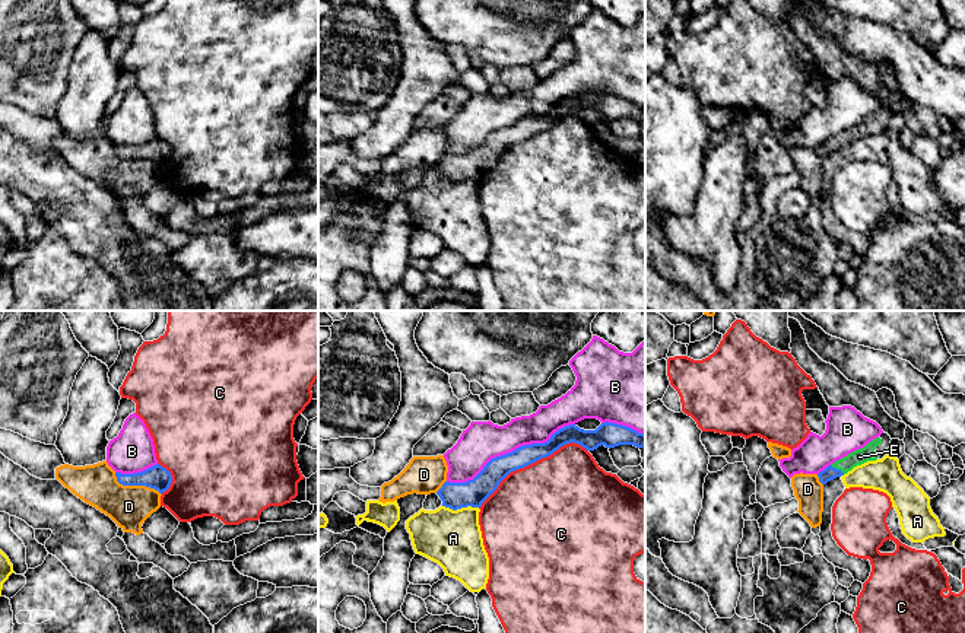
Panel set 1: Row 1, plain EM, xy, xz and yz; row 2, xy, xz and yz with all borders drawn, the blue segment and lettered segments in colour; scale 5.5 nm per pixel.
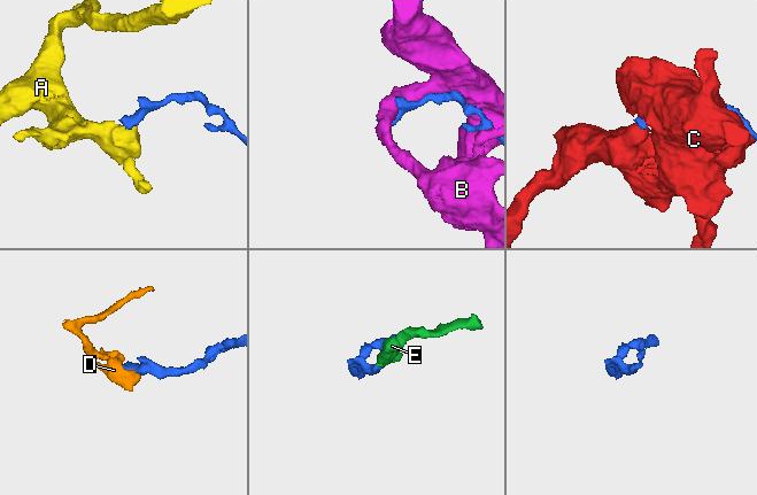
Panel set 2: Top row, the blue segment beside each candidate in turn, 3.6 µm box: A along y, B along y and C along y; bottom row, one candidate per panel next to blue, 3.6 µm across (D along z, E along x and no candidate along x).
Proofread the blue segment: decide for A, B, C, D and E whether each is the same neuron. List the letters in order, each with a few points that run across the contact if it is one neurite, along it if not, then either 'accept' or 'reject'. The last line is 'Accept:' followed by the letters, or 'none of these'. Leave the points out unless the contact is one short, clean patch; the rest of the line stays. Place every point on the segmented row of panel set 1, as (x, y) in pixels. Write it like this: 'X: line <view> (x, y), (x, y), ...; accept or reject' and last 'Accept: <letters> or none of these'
A: line xz (443, 505), (451, 509), (478, 508); reject
B: reject
C: reject
D: line xy (114, 473), (123, 484), (145, 484), (161, 495); reject
E: line yz (829, 473), (838, 470), (859, 457); accept
Accept: E

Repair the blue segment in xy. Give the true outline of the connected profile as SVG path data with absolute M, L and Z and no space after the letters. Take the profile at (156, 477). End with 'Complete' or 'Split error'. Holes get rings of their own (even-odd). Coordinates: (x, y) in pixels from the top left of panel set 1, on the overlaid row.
M156 464L142 473L121 474L115 473L117 481L123 486L146 486L158 490L161 494L166 492L172 483L171 473Z. Complete

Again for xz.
M609 422L601 423L596 430L584 430L569 424L555 432L545 443L524 445L510 454L492 458L473 480L466 483L445 481L437 494L442 500L442 506L453 510L467 506L480 508L510 473L546 458L571 442L587 451L594 451L601 445L609 449L619 445L645 448L645 435Z. Complete

